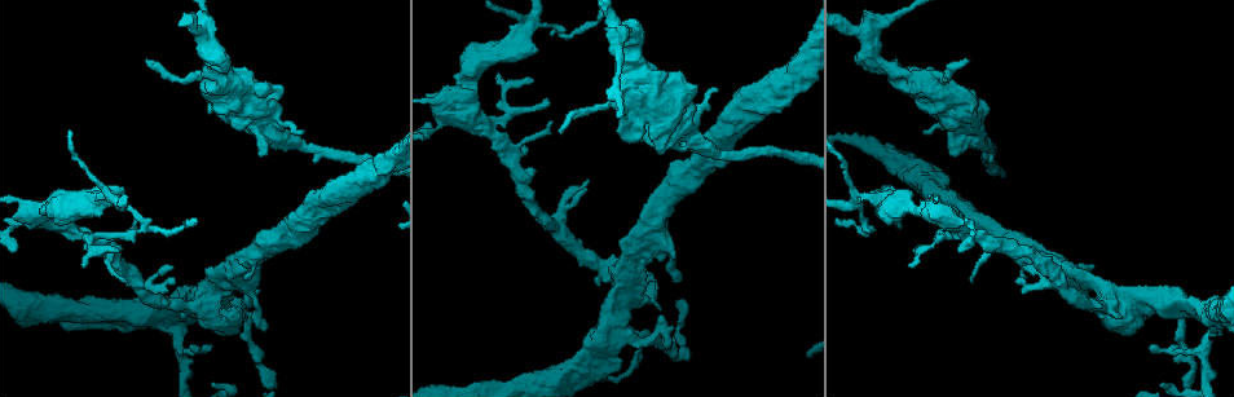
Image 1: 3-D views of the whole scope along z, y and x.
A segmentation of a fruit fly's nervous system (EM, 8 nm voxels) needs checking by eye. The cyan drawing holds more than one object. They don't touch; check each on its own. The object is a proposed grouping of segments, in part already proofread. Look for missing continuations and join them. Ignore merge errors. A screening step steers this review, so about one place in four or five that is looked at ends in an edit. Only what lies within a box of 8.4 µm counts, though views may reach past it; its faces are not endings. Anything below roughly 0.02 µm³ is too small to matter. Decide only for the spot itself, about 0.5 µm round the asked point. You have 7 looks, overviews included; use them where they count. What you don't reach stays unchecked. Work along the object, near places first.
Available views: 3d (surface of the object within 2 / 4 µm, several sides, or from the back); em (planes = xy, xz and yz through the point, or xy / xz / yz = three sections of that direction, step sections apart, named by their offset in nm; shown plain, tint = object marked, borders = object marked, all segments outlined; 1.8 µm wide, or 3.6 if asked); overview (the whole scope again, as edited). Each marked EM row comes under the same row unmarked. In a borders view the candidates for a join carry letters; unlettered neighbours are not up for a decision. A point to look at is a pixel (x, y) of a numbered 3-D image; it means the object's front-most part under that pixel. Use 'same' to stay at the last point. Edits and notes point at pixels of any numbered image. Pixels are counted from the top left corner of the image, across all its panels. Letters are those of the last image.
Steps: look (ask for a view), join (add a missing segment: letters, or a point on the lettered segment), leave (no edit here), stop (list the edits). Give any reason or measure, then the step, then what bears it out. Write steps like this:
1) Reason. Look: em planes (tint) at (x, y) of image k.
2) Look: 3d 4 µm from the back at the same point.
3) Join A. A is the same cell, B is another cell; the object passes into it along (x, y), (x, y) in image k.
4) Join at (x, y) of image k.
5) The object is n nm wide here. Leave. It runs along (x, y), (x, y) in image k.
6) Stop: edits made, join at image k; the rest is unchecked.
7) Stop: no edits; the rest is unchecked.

Two arms in line, one across. Look: em planes (tint) at (703, 141) of image 1.

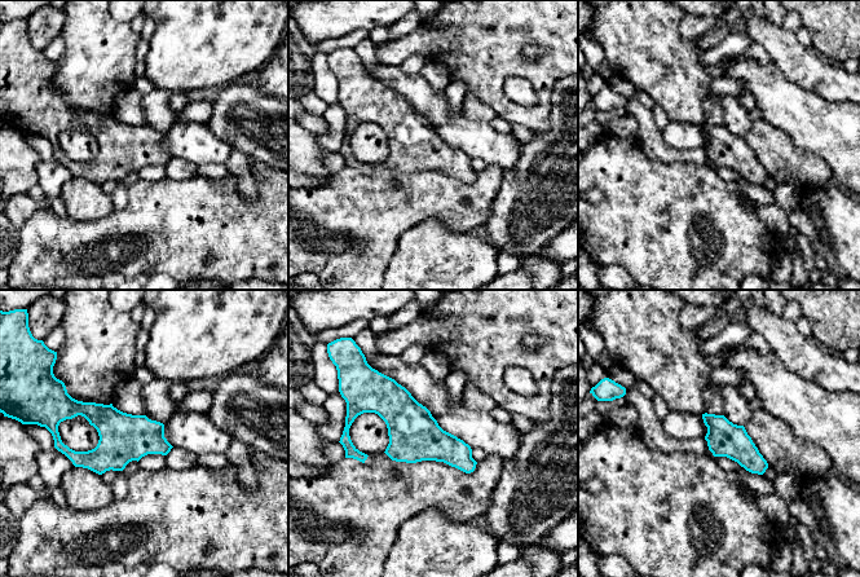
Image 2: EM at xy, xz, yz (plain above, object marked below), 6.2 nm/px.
Look: em planes (borders) at the same point.

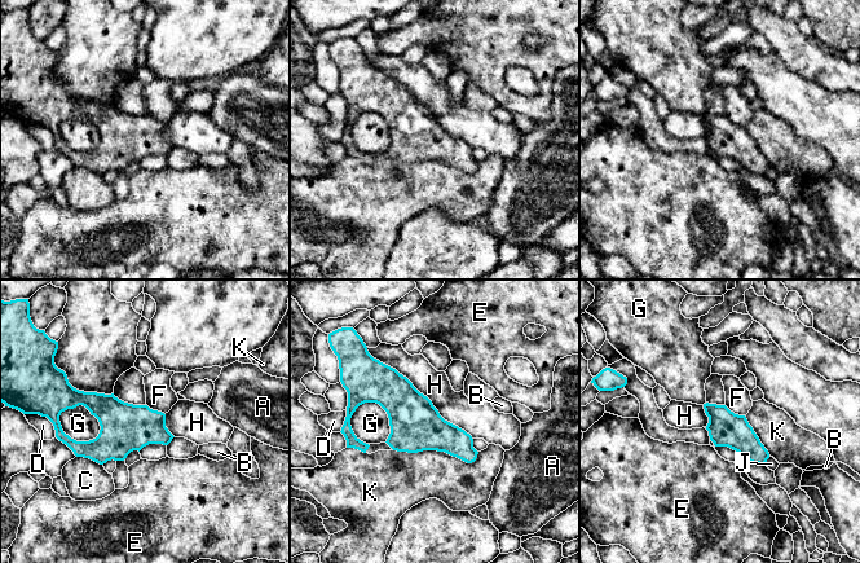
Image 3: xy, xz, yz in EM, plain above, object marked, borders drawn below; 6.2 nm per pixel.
The object is 220 nm wide here. Leave. A, B, C, D, E, F, G, H, J and K are other cells; a border runs along (375, 357), (472, 439) in image 3; no lettered segment goes on from it.

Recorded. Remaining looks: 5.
Calibre changes. Look: 3d 4 µm at (938, 82) of image 1.

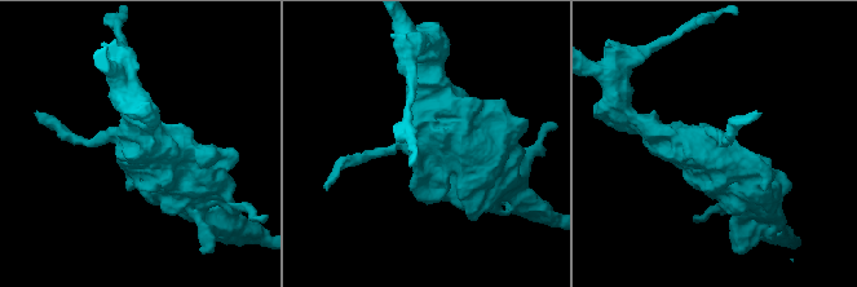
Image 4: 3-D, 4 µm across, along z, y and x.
Look: em 3.6 µm xy step 8 (tint) at (417, 137) of image 4.

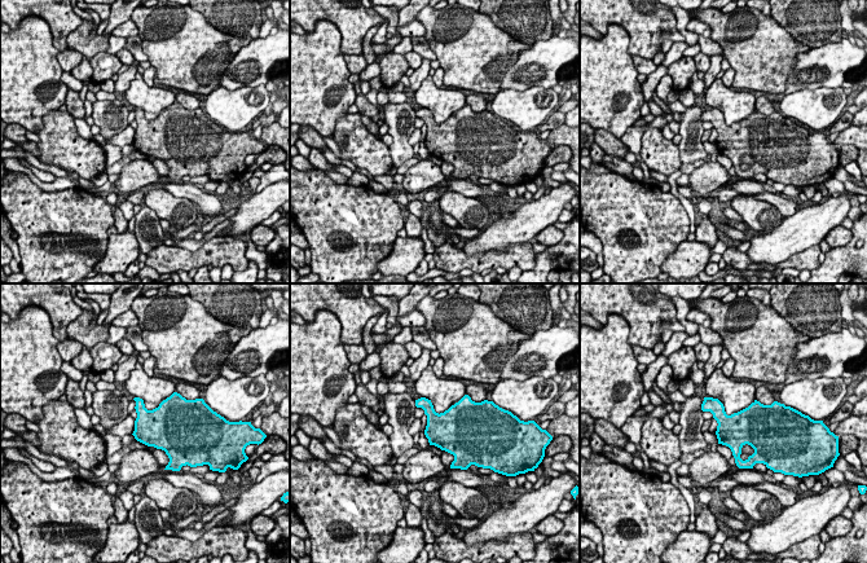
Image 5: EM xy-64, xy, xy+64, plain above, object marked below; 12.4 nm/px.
Cut it another way. Look: em 3.6 µm yz step 4 (borders) at the same point.

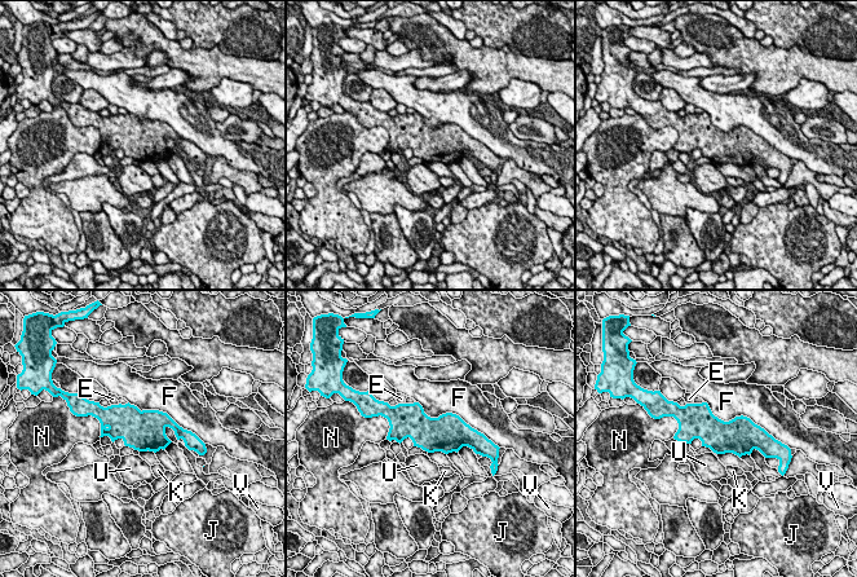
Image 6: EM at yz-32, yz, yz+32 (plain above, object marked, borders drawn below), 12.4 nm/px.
Leave. E, F, J, K, N, U and V are other cells; a border runs along (119, 404), (111, 405) in image 6; none of them fits.

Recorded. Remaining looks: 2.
Free end. Look: em planes (borders) at (244, 320) of image 1.

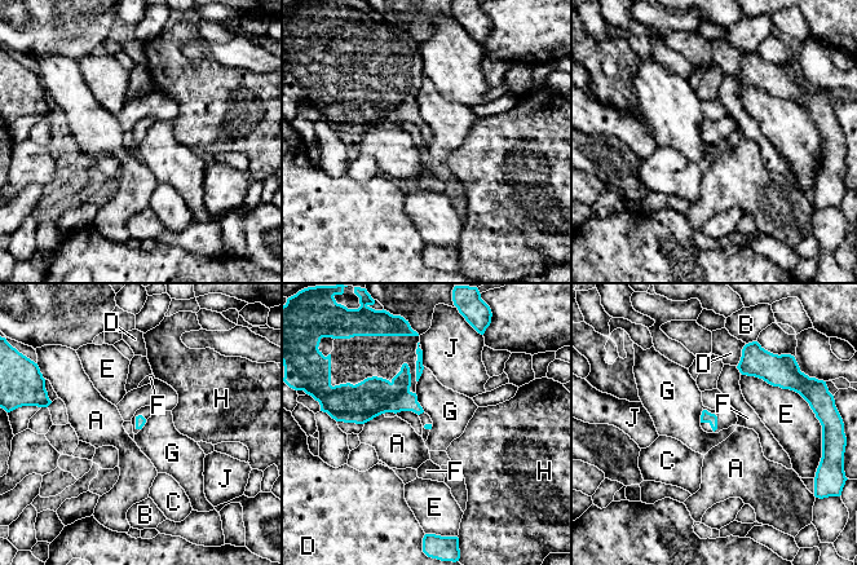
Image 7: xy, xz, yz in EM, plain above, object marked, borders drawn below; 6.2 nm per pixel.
The longest contact is with E, 400 nm. Leave. A, B, C, D, E, F, G, H and J are other cells; none of them fits.

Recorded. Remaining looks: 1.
Stop: no edits; the rest is unchecked.

